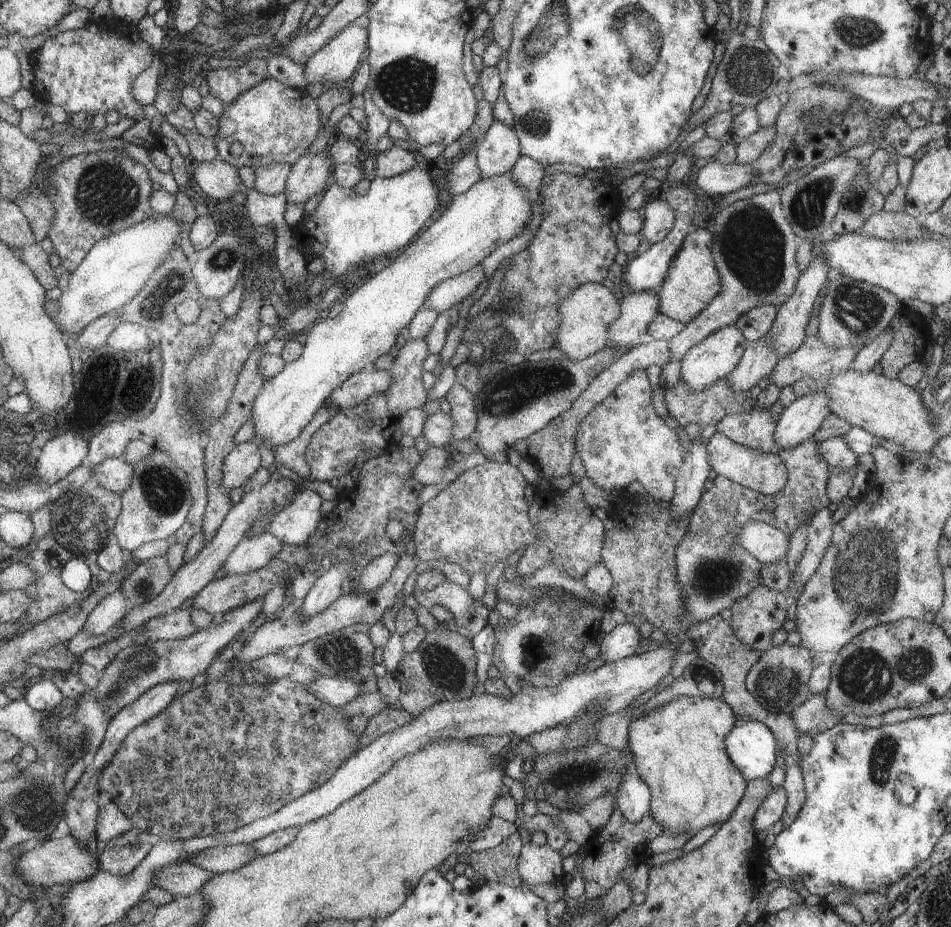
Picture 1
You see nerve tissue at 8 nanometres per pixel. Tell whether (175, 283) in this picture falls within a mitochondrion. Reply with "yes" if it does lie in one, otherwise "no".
yes

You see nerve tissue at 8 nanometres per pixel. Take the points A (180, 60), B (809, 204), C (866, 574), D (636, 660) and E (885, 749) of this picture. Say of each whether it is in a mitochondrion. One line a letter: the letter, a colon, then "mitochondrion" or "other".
A: other
B: mitochondrion
C: mitochondrion
D: other
E: mitochondrion

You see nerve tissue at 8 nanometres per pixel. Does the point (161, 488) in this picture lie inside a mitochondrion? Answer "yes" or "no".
yes

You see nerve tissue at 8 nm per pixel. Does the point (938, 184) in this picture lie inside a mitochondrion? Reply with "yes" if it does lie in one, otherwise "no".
no

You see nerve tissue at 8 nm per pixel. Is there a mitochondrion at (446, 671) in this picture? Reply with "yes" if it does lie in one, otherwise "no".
yes

